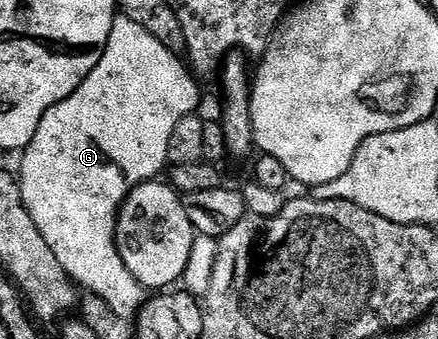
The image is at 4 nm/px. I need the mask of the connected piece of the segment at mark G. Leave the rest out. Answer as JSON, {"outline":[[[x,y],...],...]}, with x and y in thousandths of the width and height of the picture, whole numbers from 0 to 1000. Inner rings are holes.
{"outline":[[[269,47],[258,59],[253,106],[244,118],[244,142],[235,153],[226,189],[217,189],[217,201],[203,215],[199,236],[189,236],[189,248],[180,248],[180,260],[171,271],[162,271],[162,283],[153,283],[153,295],[126,307],[126,319],[116,319],[103,333],[98,354],[89,354],[89,378],[80,378],[80,401],[71,413],[71,425],[46,457],[43,534],[53,566],[53,602],[62,602],[62,625],[71,625],[71,649],[80,649],[89,684],[98,684],[98,708],[107,708],[107,720],[116,720],[116,743],[126,743],[135,779],[144,779],[144,791],[160,820],[187,858],[226,873],[256,917],[272,920],[272,932],[283,938],[301,941],[313,917],[331,900],[336,855],[308,826],[308,814],[299,814],[299,802],[290,802],[290,779],[281,779],[267,740],[267,631],[276,622],[285,581],[306,555],[322,546],[324,537],[352,534],[365,516],[358,510],[368,499],[372,499],[370,504],[379,499],[386,475],[381,425],[390,425],[390,389],[400,389],[400,366],[409,366],[409,354],[418,354],[418,342],[452,333],[450,310],[459,301],[459,265],[450,251],[454,251],[452,233],[443,227],[429,192],[406,162],[381,153],[381,142],[372,142],[372,130],[363,130],[363,118],[354,118],[354,106],[345,106],[345,94],[336,94],[336,83],[317,83],[317,71],[308,71],[308,59]]]}

